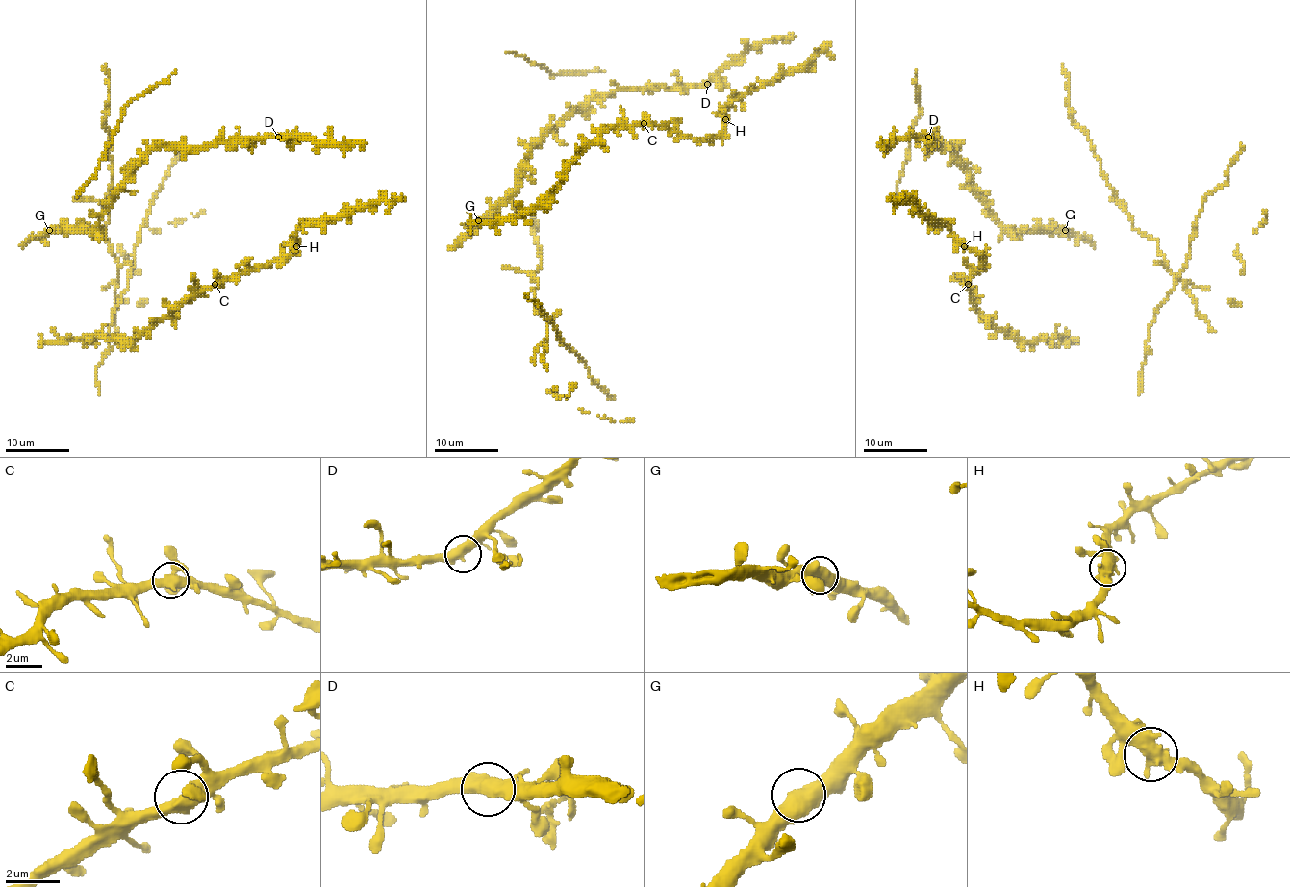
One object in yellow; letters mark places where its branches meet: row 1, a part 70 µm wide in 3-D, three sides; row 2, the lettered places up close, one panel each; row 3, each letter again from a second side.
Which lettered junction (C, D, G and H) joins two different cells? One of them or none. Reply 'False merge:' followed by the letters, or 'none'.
False merge: none

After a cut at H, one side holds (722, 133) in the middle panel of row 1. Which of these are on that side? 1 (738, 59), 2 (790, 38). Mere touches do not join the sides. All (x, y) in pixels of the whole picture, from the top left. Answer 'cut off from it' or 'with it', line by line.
1: with it
2: with it

